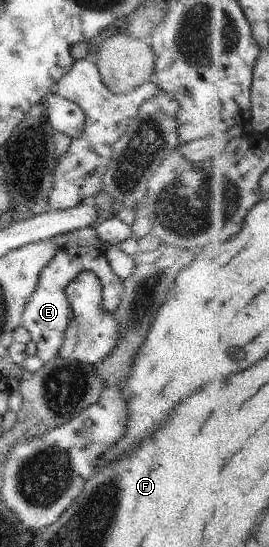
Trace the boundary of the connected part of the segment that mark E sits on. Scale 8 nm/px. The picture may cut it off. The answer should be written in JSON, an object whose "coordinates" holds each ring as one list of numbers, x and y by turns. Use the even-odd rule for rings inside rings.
{"coordinates":[[94,246,59,248,56,256,50,260,50,264,44,267,40,273,36,290,30,296,26,310,22,314,21,325,28,330,31,340,37,346,37,356,44,363,58,357,58,350,64,342,64,336,74,314,70,310,66,289,68,284,80,274,80,272,92,271,100,279,103,288,102,308,110,314,114,314,120,304,120,294,123,294,123,280,114,274,104,251]]}

